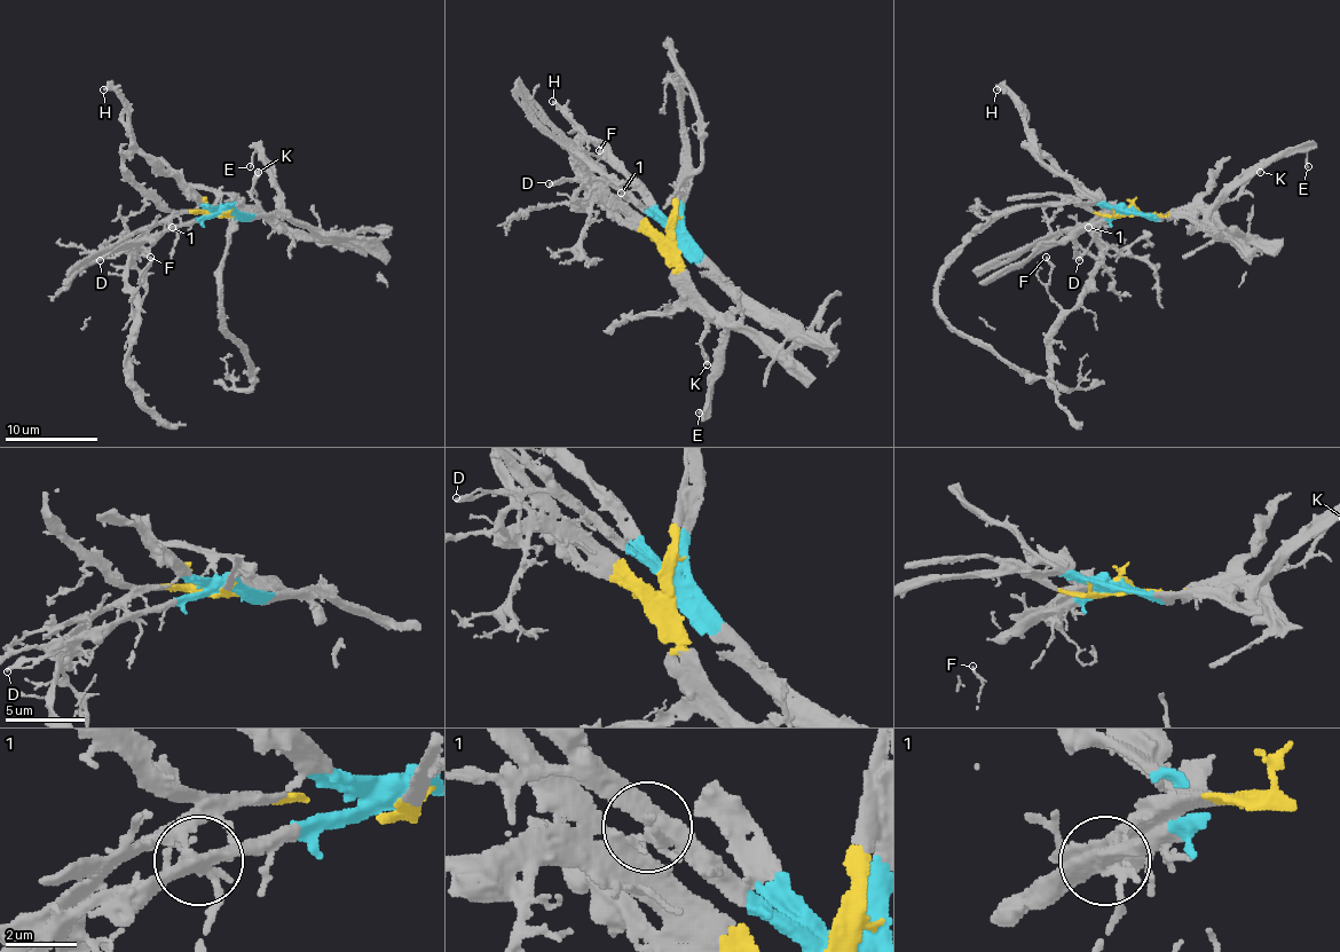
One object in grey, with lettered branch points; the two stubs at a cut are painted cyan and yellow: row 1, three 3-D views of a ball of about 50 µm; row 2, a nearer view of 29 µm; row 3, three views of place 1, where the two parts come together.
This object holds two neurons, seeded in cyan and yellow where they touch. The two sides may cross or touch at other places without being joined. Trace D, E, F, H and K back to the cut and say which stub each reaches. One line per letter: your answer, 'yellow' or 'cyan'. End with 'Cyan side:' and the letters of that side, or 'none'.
D: cyan
E: cyan
F: yellow
H: cyan
K: yellow
Cyan side: D, E, H

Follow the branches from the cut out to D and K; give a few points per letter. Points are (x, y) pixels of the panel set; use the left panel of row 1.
D: (223, 212), (184, 221), (152, 237), (136, 240), (100, 261)
K: (223, 212), (252, 207), (257, 203), (252, 185), (259, 171)

